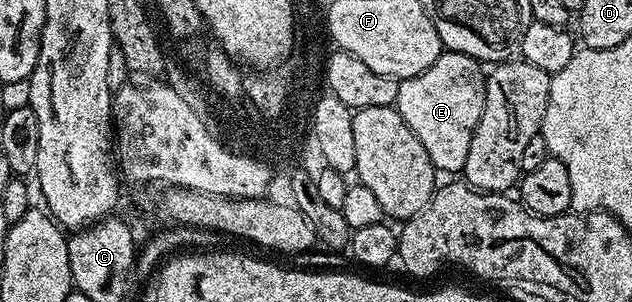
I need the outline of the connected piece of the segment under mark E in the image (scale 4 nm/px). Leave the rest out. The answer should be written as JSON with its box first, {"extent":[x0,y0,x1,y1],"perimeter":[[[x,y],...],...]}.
{"extent":[395,52,486,176],"perimeter":[[[454,52],[440,54],[425,72],[400,81],[395,106],[413,136],[429,152],[436,171],[448,170],[455,176],[465,168],[465,156],[469,156],[469,144],[481,120],[486,91],[484,67],[468,54]]]}

